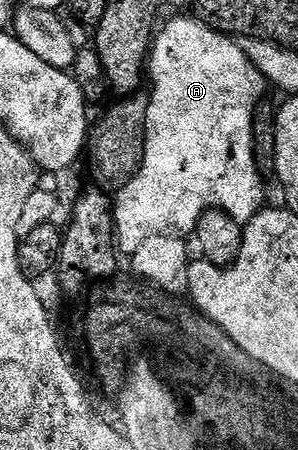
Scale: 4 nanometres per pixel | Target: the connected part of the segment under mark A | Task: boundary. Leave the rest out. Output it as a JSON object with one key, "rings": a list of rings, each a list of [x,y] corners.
{"rings":[[[199,18],[172,19],[168,24],[161,26],[155,32],[150,58],[146,64],[147,74],[152,75],[152,91],[150,90],[150,101],[145,121],[145,159],[141,167],[128,183],[120,187],[114,195],[114,214],[116,217],[116,242],[125,256],[131,257],[142,245],[144,239],[151,235],[166,235],[169,233],[184,233],[180,231],[195,232],[198,221],[208,211],[224,211],[234,221],[246,225],[265,206],[264,183],[265,180],[256,168],[254,161],[254,149],[252,148],[252,122],[256,116],[257,107],[261,106],[264,90],[269,90],[270,84],[264,80],[262,73],[246,57],[244,48],[235,38],[229,37],[223,31],[216,31]]]}

